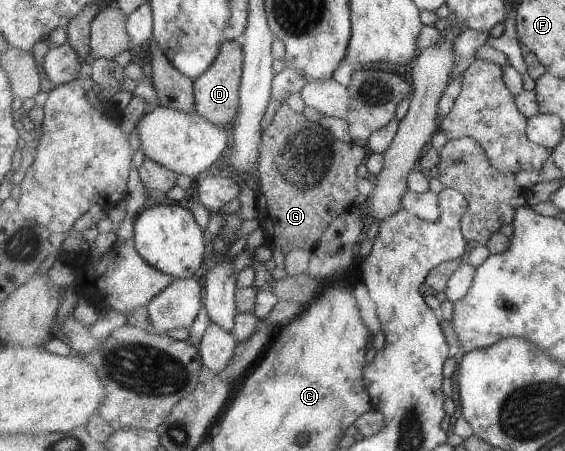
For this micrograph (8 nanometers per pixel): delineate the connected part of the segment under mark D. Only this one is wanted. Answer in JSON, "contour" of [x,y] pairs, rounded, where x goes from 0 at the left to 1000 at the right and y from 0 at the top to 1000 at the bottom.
{"contour":[[[427,89],[393,98],[382,137],[354,173],[345,177],[347,244],[372,271],[407,279],[425,244],[425,191],[432,160],[432,102]]]}

